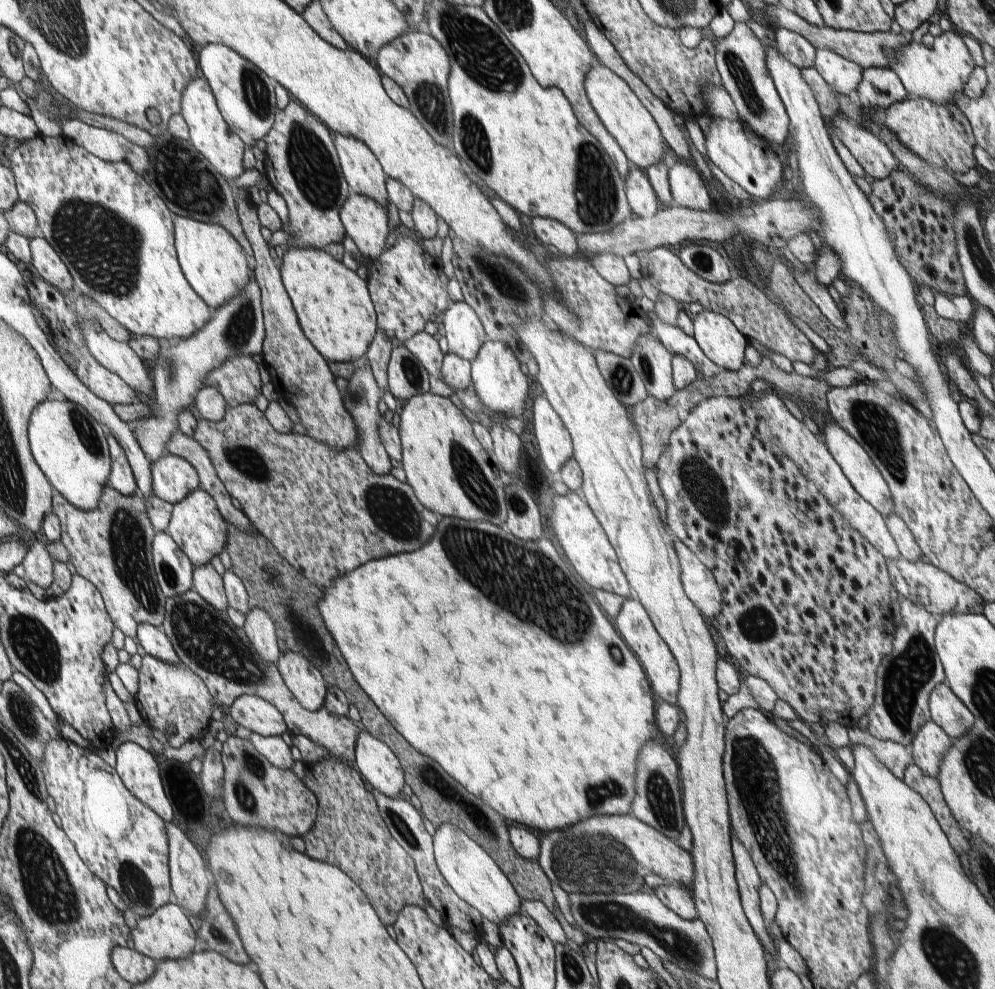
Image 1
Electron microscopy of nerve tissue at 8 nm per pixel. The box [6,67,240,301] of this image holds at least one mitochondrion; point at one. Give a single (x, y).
(183, 178)

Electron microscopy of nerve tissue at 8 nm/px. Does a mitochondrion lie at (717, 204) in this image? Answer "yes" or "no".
no

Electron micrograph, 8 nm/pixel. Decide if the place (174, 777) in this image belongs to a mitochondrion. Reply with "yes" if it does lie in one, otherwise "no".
yes

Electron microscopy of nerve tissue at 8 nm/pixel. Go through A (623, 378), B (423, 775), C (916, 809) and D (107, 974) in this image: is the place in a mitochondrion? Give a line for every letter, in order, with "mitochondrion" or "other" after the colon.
A: mitochondrion
B: mitochondrion
C: other
D: other

